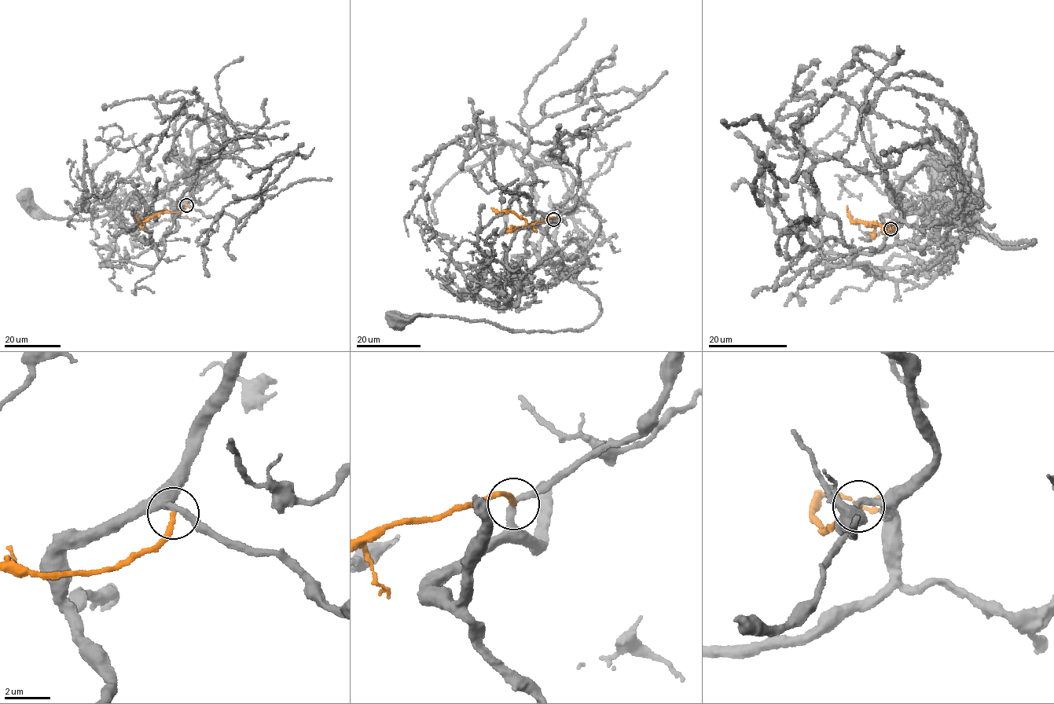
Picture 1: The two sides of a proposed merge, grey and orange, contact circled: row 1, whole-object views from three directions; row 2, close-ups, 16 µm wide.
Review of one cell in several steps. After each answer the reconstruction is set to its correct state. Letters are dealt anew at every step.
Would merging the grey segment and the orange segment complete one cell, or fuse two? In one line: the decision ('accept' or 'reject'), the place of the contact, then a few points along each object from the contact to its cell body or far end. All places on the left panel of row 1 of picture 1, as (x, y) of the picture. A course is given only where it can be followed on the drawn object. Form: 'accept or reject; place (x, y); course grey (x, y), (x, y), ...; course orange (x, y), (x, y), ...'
reject; place (186, 205); course grey (186, 204), (173, 216), (197, 174), (185, 182), (200, 189), (179, 185), (80, 219), (48, 217), (23, 197); course orange (186, 205), (180, 211), (160, 212), (140, 221), (137, 213)

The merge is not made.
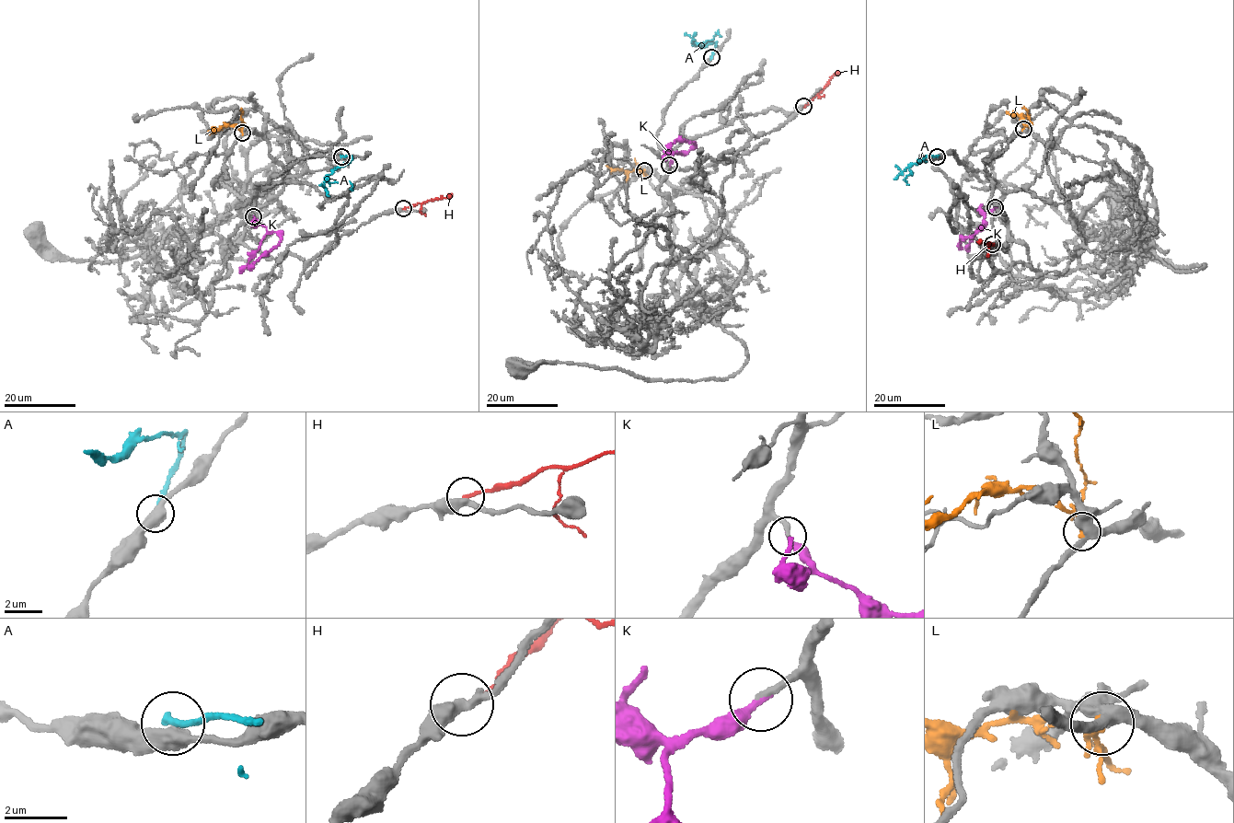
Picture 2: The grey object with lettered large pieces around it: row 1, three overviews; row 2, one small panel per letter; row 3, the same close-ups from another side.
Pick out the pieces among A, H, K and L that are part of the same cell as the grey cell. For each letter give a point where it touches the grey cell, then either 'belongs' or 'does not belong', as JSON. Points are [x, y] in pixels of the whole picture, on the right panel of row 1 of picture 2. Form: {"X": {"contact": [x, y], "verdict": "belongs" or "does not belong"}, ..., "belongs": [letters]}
{"A": {"contact": [937, 156], "verdict": "does not belong"}, "H": {"contact": [992, 244], "verdict": "does not belong"}, "K": {"contact": [995, 207], "verdict": "belongs"}, "L": {"contact": [1023, 129], "verdict": "does not belong"}, "belongs": ["K"]}

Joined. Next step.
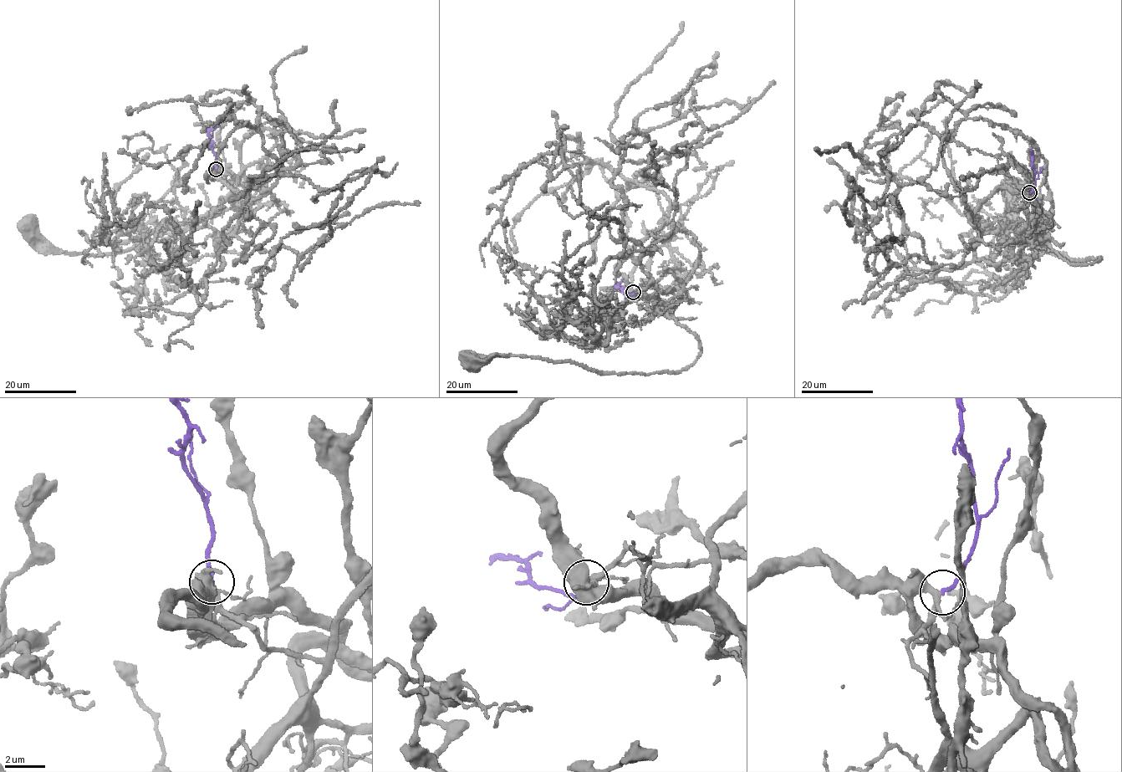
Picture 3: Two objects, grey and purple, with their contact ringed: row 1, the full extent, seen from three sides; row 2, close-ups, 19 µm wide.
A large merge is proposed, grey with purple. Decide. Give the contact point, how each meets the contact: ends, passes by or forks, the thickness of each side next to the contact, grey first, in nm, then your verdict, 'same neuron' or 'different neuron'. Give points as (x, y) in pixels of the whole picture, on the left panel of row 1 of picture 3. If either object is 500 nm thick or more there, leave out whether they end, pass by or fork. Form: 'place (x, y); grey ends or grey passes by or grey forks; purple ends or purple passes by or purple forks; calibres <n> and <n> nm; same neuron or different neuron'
place (216, 169); grey forks; purple ends; calibres 280 and 190 nm; same neuron

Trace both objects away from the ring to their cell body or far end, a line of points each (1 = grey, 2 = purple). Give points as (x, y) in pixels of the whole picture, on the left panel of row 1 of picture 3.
1: (216, 170), (234, 182), (231, 205), (252, 216), (225, 210), (160, 240), (99, 254), (57, 252), (26, 226)
2: (216, 169), (209, 132), (219, 125)

